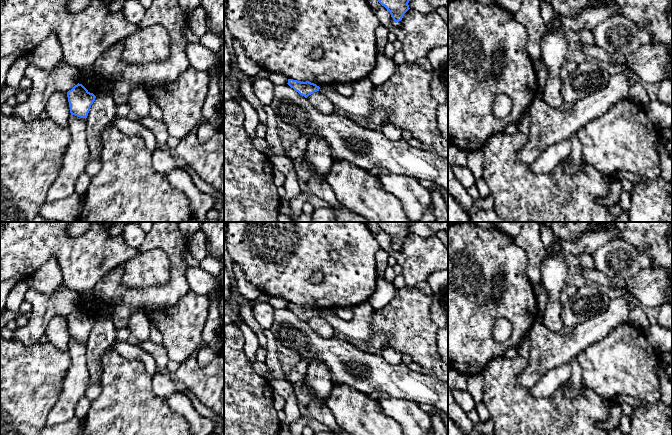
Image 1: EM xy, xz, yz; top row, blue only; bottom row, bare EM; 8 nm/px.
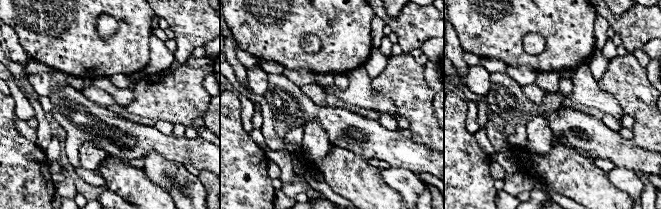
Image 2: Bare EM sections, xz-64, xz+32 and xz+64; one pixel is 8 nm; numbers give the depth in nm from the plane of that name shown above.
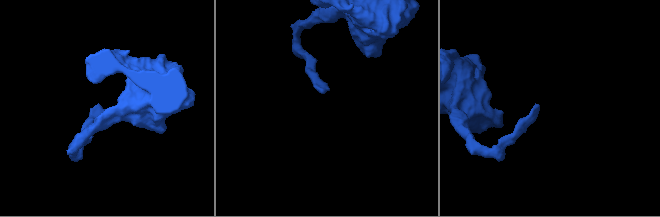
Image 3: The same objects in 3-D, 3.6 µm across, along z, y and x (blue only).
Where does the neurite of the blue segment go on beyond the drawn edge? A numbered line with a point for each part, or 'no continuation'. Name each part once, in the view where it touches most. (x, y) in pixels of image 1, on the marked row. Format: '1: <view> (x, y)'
no continuation

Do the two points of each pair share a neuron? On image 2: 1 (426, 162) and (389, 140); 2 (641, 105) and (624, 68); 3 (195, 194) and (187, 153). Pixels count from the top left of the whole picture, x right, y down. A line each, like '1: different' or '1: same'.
1: same
2: same
3: different

